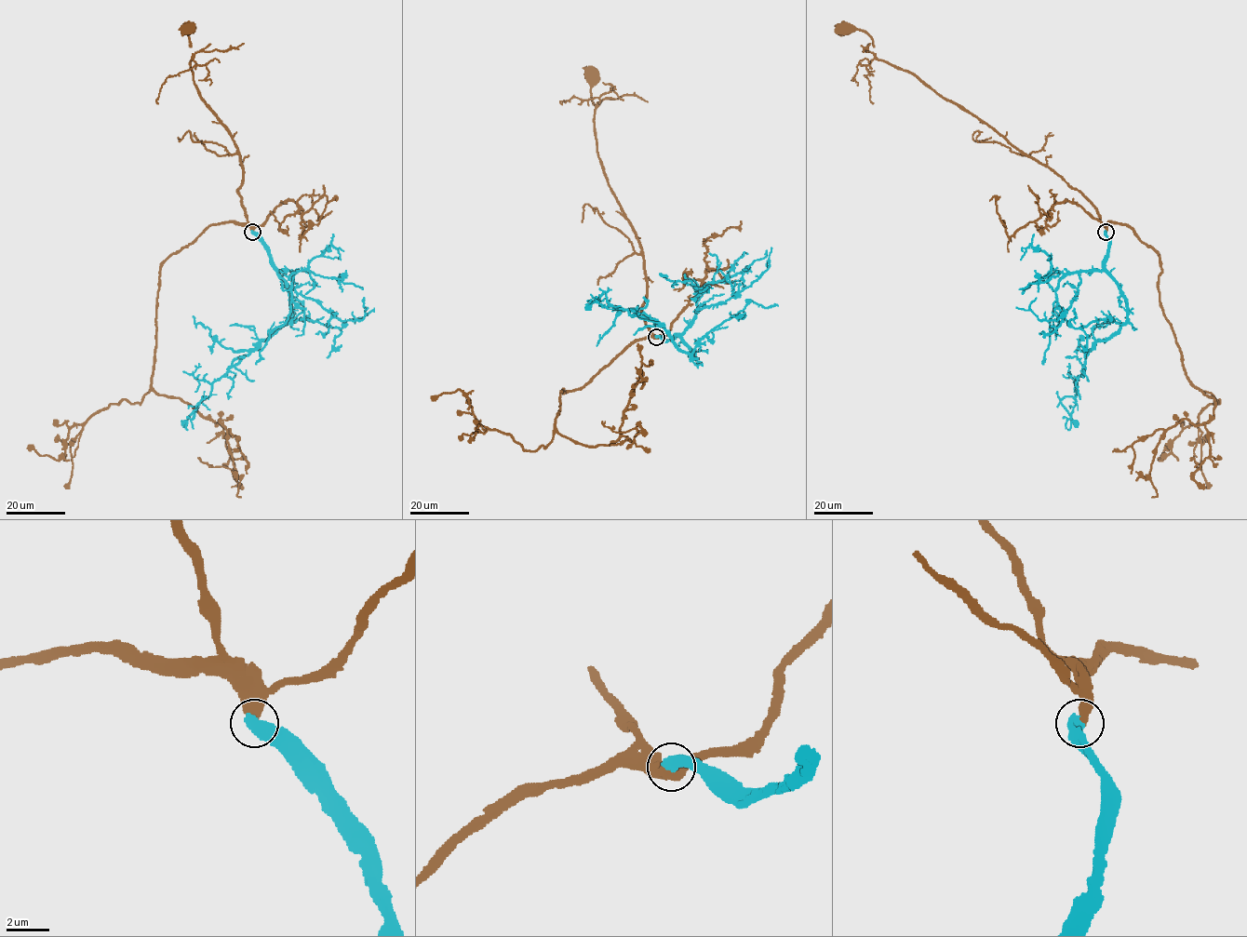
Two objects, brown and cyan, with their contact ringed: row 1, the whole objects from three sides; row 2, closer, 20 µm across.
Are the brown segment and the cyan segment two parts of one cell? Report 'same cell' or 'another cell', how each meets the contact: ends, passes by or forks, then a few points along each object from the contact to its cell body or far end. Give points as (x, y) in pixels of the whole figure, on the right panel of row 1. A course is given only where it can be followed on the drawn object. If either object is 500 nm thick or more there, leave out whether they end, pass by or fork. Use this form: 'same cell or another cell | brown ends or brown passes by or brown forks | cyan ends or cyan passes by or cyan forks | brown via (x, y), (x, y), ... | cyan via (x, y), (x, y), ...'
same cell | brown via (1106, 232), (1097, 209), (1079, 190), (910, 73), (878, 60), (873, 52), (873, 39), (864, 31), (841, 26) | cyan via (1106, 232), (1105, 269), (1125, 299), (1127, 318), (1095, 343), (1077, 395), (1060, 401), (1071, 417), (1067, 430)

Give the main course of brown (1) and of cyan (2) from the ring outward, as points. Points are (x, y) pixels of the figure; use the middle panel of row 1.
1: (656, 337), (641, 310), (646, 281), (640, 242), (598, 158), (594, 118), (598, 104), (591, 96), (591, 73)
2: (656, 337), (670, 341), (677, 336), (695, 359), (651, 318), (614, 308), (605, 291), (593, 302), (591, 299)

